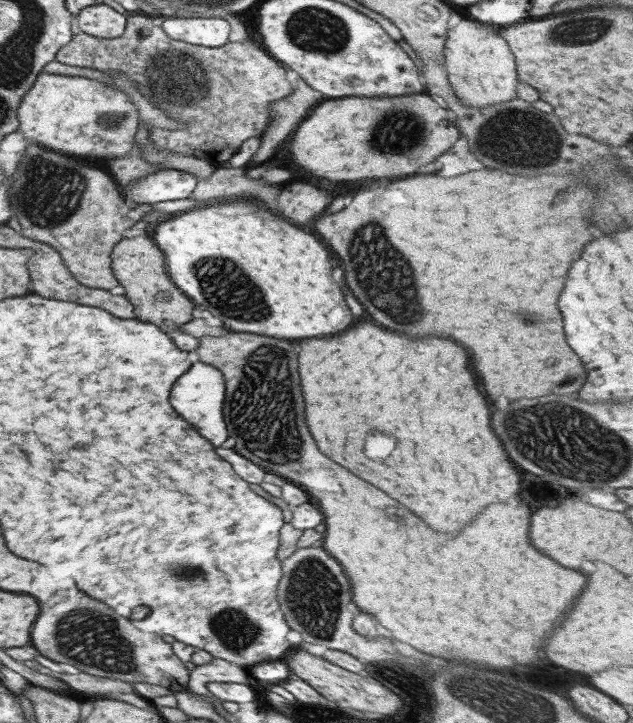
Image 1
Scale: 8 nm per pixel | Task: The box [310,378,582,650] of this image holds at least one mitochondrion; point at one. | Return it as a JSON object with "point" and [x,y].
{"point":[531,486]}

